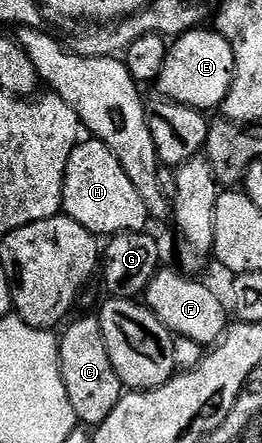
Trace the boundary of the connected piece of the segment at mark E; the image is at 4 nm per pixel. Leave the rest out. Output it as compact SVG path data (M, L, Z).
M195 29L185 31L183 35L177 36L169 44L166 56L164 57L164 69L160 69L156 80L157 94L171 99L177 103L183 103L186 107L195 107L197 111L210 113L210 110L221 108L224 100L228 97L230 86L234 80L234 54L232 45L216 29Z

